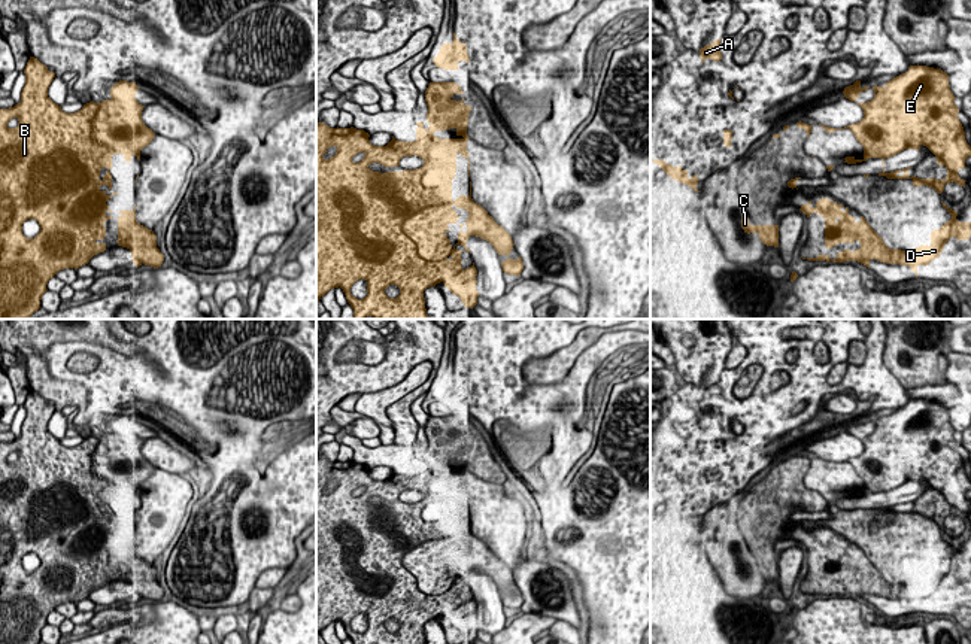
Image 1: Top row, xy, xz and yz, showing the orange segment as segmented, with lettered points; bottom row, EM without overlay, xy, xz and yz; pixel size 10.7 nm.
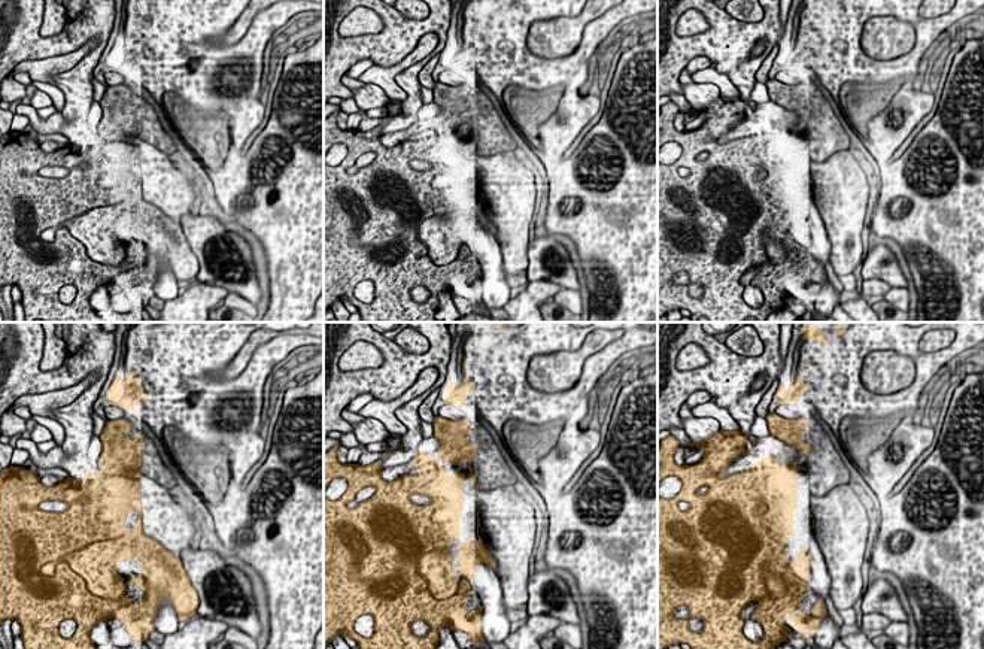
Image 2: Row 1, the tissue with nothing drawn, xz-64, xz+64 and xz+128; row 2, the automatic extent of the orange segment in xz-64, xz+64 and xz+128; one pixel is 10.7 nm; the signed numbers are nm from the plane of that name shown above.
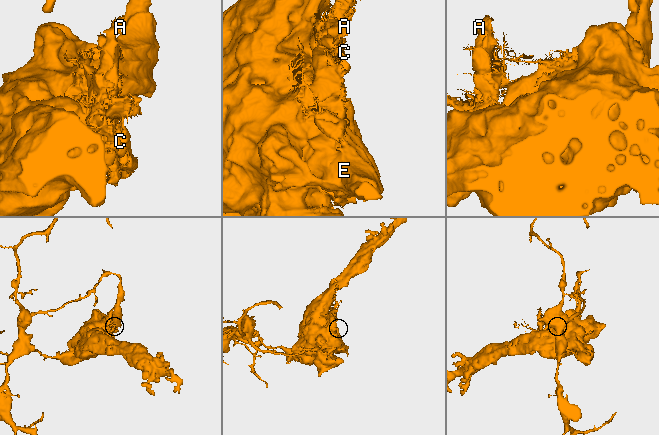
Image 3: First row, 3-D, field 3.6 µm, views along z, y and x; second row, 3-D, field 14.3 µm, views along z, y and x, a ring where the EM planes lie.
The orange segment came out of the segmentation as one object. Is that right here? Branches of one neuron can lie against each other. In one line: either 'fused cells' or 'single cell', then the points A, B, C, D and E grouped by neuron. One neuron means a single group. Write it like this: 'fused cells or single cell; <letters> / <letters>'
fused cells; A B C D / E

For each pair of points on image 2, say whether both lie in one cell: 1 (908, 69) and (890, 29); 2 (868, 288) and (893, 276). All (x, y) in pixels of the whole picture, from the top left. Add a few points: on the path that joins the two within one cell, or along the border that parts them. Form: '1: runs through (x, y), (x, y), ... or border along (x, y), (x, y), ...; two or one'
1: border along (914, 26), (907, 52), (866, 54); two
2: border along (863, 279), (881, 279), (892, 287); two

